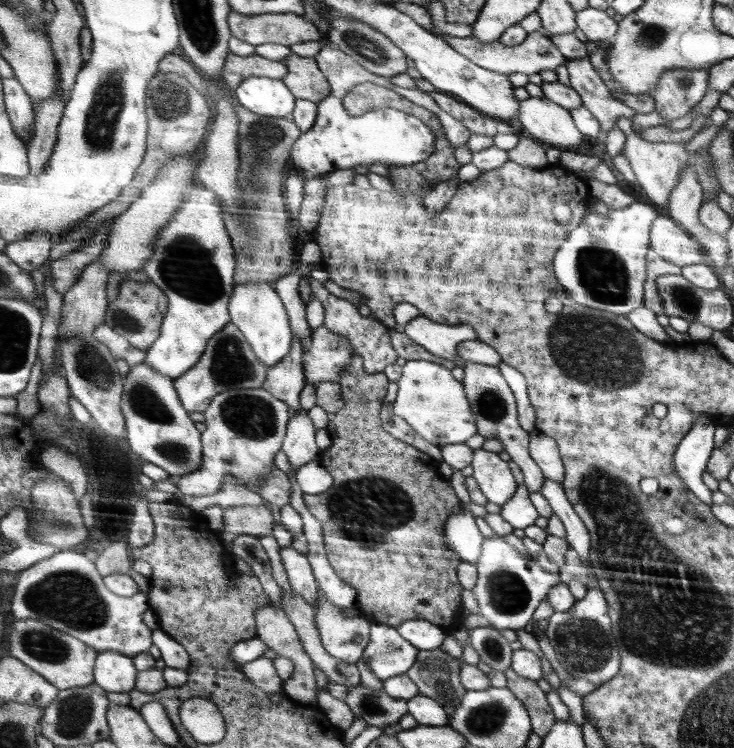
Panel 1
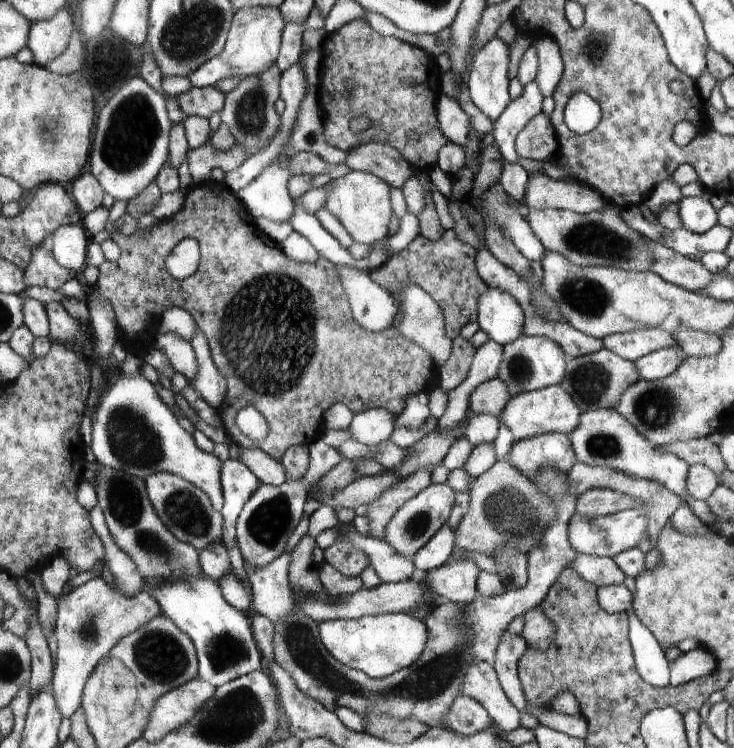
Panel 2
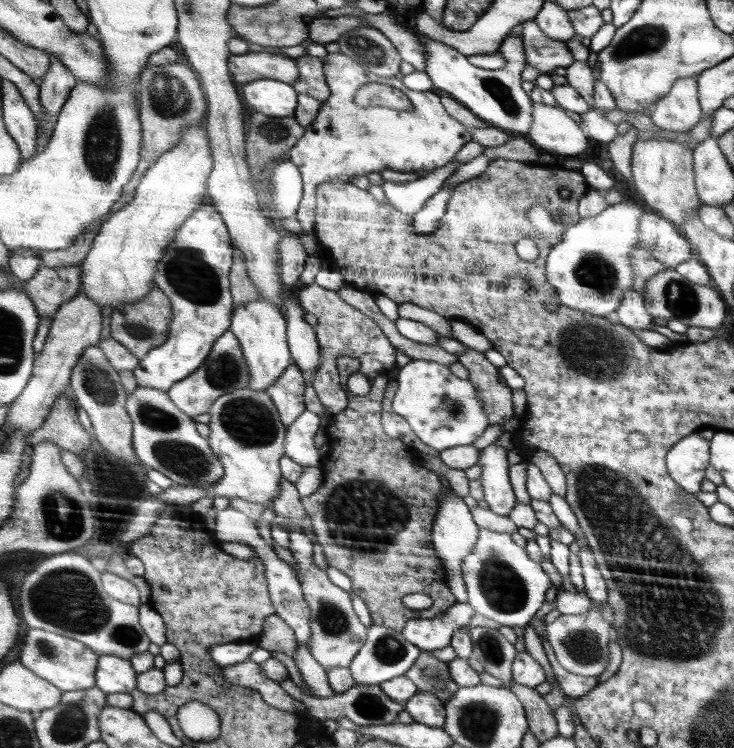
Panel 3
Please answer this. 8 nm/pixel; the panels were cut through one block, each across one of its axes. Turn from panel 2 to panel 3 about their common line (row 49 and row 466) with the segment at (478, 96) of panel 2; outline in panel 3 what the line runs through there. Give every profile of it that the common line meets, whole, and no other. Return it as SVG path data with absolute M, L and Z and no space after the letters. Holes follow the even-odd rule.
M490 444L480 450L478 465L482 468L479 479L483 484L484 499L490 511L498 516L508 517L516 508L516 498L509 482L509 450Z

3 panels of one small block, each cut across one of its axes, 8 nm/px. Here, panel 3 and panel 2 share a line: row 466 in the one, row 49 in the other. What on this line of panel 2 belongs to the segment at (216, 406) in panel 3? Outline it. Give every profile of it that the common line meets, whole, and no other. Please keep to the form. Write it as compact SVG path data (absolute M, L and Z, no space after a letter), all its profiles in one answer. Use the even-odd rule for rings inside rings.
M250 7L235 11L234 21L231 23L230 35L226 48L219 57L212 58L205 65L200 66L187 80L194 88L216 87L224 78L248 78L266 73L278 61L279 50L282 48L283 31L286 20L279 8Z

